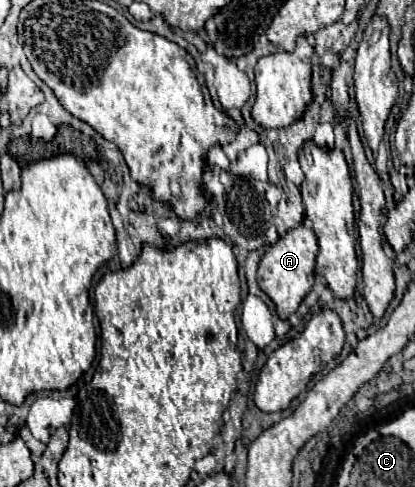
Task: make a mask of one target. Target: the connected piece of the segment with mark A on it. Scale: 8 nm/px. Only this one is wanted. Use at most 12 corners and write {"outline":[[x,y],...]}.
{"outline":[[297,225],[261,257],[257,283],[281,319],[315,281],[317,237]]}

